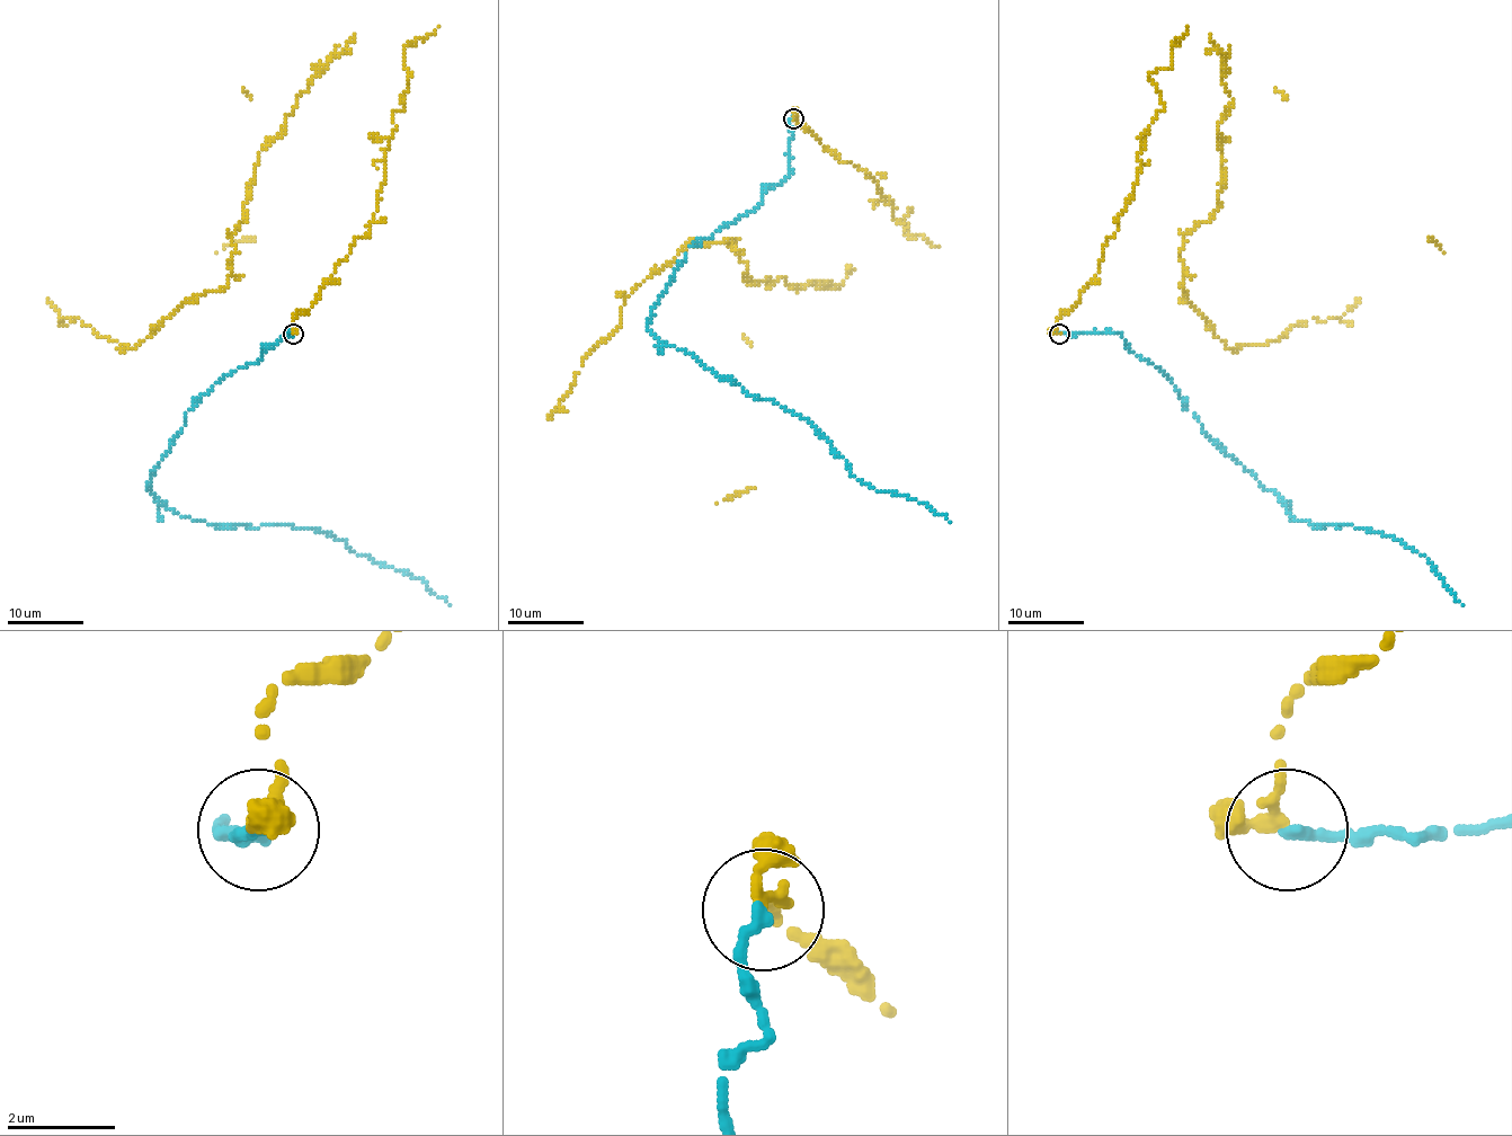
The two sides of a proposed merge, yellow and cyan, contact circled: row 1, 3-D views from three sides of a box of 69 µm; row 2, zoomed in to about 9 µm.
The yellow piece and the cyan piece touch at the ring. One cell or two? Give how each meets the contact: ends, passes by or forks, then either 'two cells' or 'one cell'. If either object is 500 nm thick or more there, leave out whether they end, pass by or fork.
yellow ends there; cyan ends there; one cell

